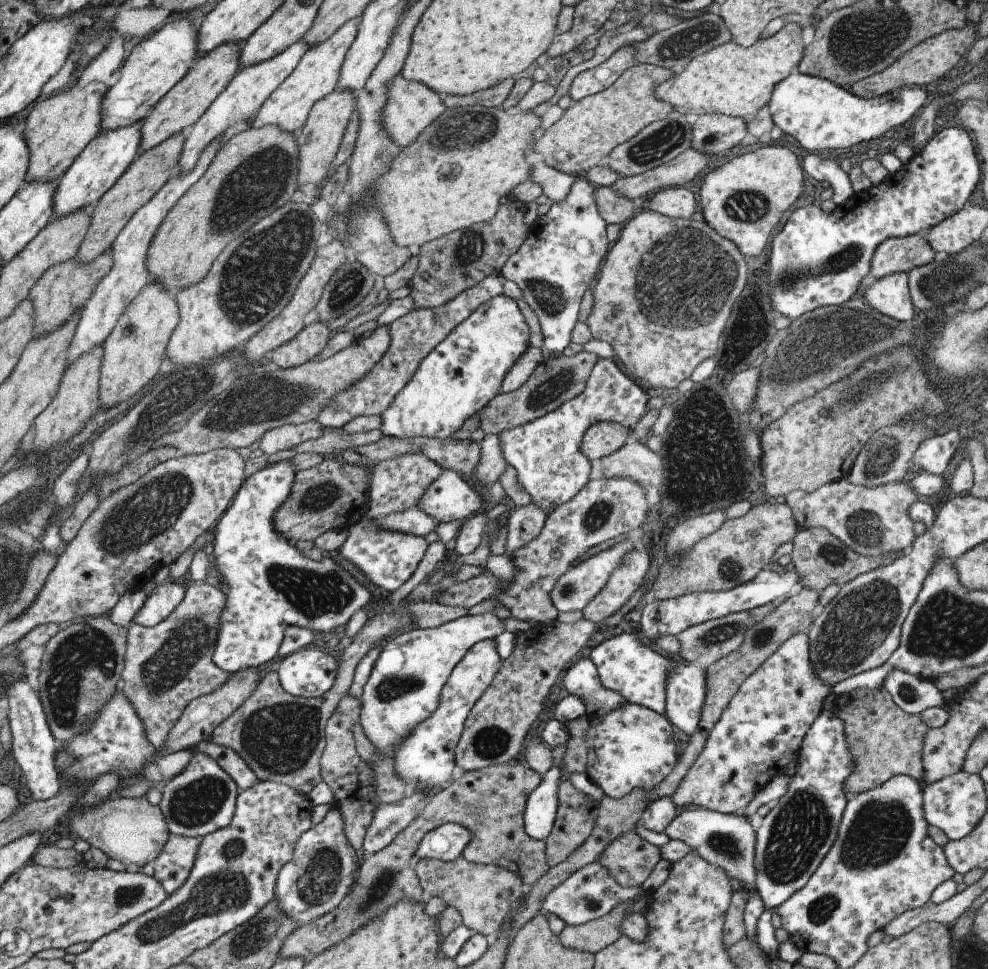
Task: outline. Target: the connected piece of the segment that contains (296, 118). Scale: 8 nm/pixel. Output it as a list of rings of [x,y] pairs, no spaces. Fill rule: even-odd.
[[[350,19],[345,22],[330,38],[320,42],[318,46],[310,46],[300,59],[292,74],[286,78],[278,90],[270,94],[270,98],[262,103],[262,108],[253,118],[252,127],[262,128],[263,126],[278,126],[286,134],[297,134],[305,125],[310,110],[316,102],[332,94],[338,84],[340,70],[344,62],[346,51],[350,48],[358,30],[361,19]]]

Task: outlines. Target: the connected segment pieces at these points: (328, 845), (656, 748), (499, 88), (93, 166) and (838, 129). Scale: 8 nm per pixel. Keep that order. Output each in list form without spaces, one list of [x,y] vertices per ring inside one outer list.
[[[330,806],[324,819],[298,838],[294,856],[278,872],[275,898],[280,910],[296,924],[305,925],[318,920],[320,916],[334,910],[349,894],[358,876],[359,865],[355,848],[344,834],[342,814]]]
[[[626,703],[618,710],[605,714],[606,726],[598,726],[598,732],[590,726],[586,731],[586,738],[592,738],[596,748],[592,748],[592,758],[588,759],[588,768],[594,768],[596,778],[590,778],[597,787],[603,790],[605,796],[622,798],[631,790],[642,789],[644,792],[652,792],[654,786],[658,786],[666,776],[674,770],[678,758],[676,757],[676,744],[674,743],[674,730],[672,723],[665,715],[658,714],[654,710],[636,703]]]
[[[510,77],[504,82],[501,82],[492,88],[483,90],[482,92],[464,96],[448,95],[446,98],[444,98],[443,103],[446,108],[482,105],[484,107],[494,107],[500,109],[502,107],[502,102],[508,98],[508,94],[510,94],[510,90],[512,90],[515,82],[516,80]]]
[[[134,122],[120,130],[101,130],[97,137],[76,157],[72,166],[59,178],[54,192],[54,208],[52,219],[66,218],[76,210],[92,209],[111,186],[114,186],[122,174],[138,157],[140,142],[142,142],[143,122]]]
[[[799,73],[791,74],[774,88],[768,108],[774,124],[783,134],[796,138],[802,148],[810,152],[847,150],[860,142],[890,135],[898,126],[909,125],[926,104],[927,96],[928,90],[918,87],[871,99],[860,98],[826,78]]]

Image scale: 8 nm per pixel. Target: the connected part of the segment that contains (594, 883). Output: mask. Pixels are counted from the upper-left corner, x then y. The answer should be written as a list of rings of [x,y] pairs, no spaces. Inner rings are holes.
[[[600,860],[583,866],[568,878],[562,884],[558,884],[542,902],[542,911],[552,912],[558,918],[562,918],[565,924],[578,925],[594,918],[602,918],[610,910],[614,910],[620,902],[632,902],[645,897],[643,887],[623,887],[619,882],[610,876],[606,866],[600,864]]]

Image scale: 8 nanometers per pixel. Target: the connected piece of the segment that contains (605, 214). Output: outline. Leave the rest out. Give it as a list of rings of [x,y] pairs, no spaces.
[[[596,187],[594,200],[598,206],[598,214],[606,220],[606,224],[625,225],[634,216],[634,202],[626,196],[620,196],[612,187]]]

